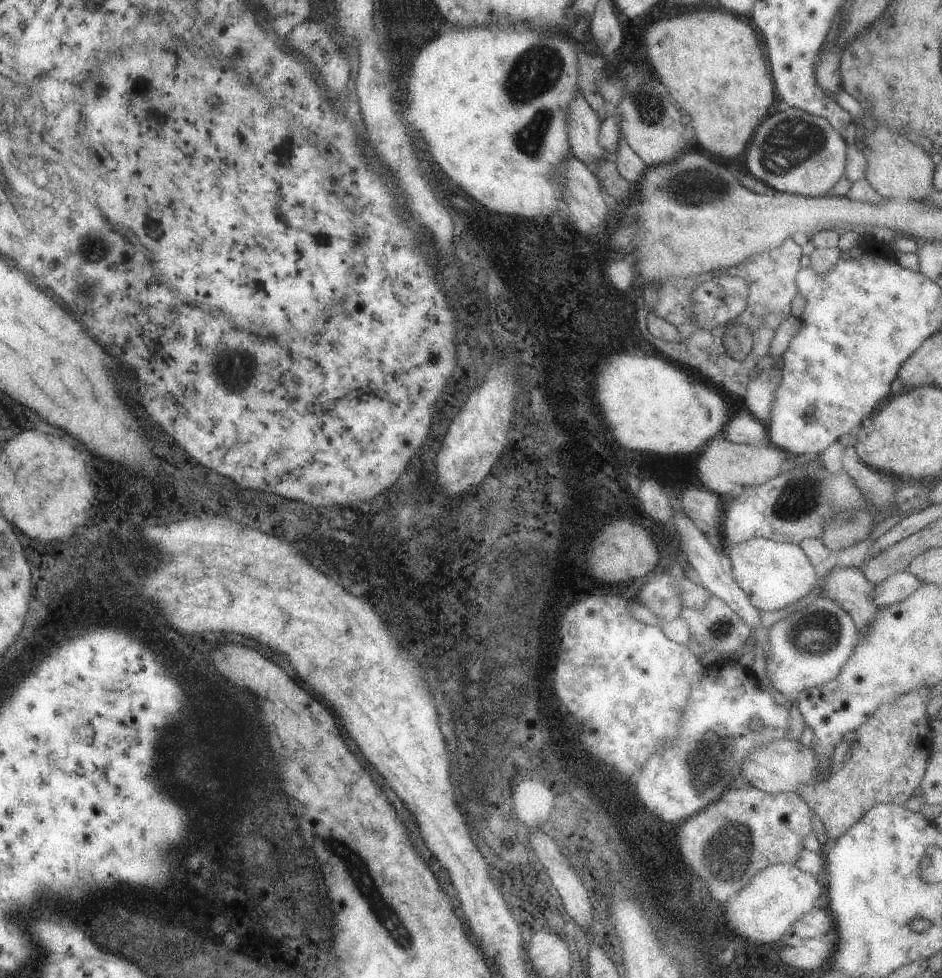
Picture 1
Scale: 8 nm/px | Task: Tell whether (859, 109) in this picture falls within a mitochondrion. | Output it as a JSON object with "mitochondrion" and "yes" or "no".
{"mitochondrion":"no"}

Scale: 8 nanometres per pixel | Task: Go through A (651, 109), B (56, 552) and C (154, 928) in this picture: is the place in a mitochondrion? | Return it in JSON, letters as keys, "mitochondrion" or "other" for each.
{"A":"mitochondrion","B":"other","C":"mitochondrion"}

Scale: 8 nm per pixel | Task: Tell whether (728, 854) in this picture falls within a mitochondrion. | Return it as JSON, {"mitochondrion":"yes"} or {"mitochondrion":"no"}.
{"mitochondrion":"yes"}

